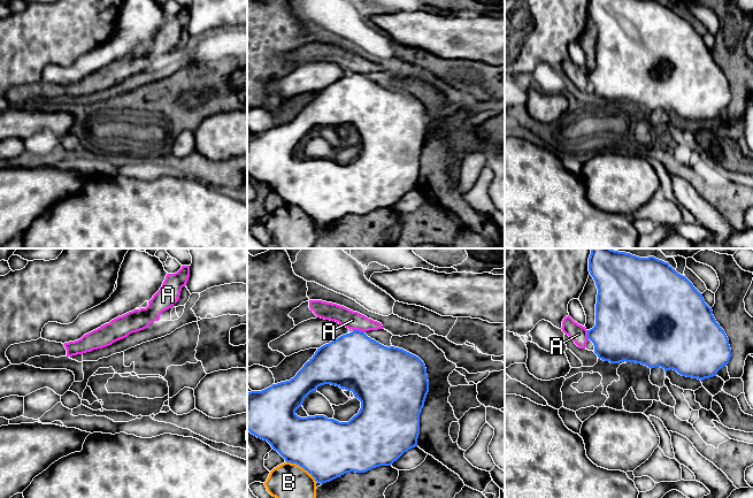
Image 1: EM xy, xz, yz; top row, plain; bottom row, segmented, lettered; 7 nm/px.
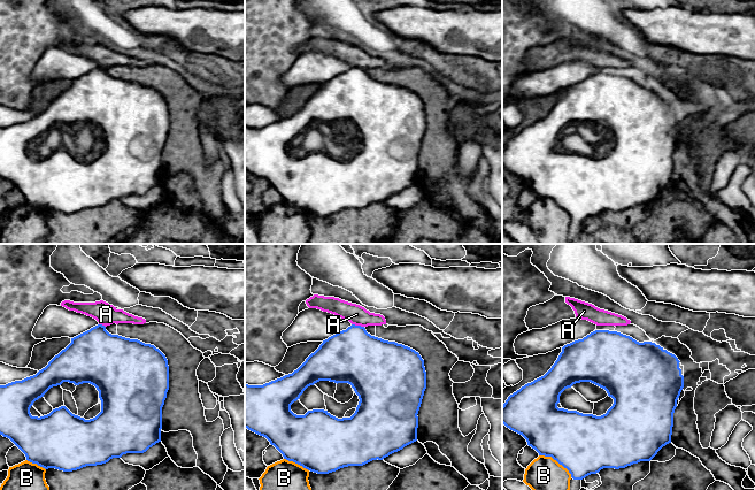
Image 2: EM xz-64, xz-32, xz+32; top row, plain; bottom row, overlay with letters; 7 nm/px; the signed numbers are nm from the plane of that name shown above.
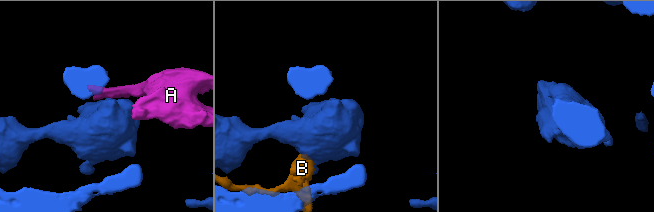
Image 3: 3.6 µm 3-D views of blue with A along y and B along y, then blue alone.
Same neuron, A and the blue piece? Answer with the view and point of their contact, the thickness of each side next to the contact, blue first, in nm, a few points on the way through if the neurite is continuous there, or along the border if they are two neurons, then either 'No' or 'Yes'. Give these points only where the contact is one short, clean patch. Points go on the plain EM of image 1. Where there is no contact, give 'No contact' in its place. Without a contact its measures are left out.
Touches blue at xz (359, 73). Thickness 400 nm (blue) against 130 nm. Boundary: xz (353, 71), (365, 74). No

